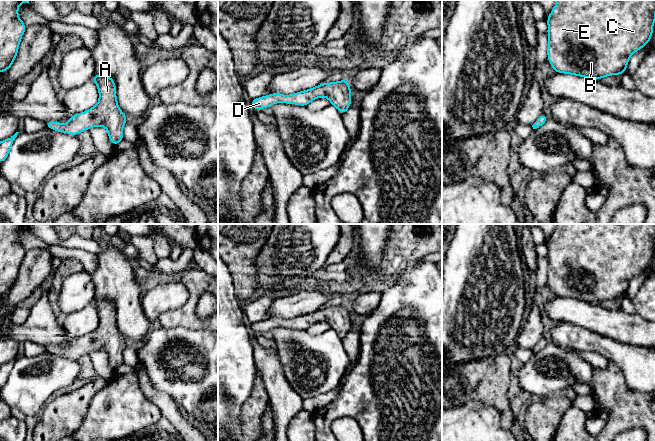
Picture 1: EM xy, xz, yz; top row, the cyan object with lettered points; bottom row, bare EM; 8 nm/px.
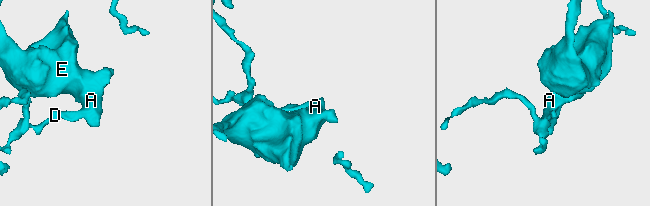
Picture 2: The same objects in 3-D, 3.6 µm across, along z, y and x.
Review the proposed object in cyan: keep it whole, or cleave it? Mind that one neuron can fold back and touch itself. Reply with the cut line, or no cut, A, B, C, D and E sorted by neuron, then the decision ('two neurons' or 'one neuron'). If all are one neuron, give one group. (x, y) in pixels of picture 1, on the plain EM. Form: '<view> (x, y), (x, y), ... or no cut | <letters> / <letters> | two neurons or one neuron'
no cut | A B C D E | one neuron

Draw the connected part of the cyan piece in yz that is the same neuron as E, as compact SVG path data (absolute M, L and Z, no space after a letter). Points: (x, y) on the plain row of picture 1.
M557 224L547 242L548 285L558 297L599 304L621 299L631 279L648 268L655 247L655 224Z

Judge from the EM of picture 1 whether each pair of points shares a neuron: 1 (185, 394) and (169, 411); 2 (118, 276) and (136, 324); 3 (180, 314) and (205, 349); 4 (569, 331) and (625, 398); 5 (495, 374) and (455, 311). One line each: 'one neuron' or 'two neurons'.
1: two neurons
2: one neuron
3: two neurons
4: two neurons
5: two neurons

